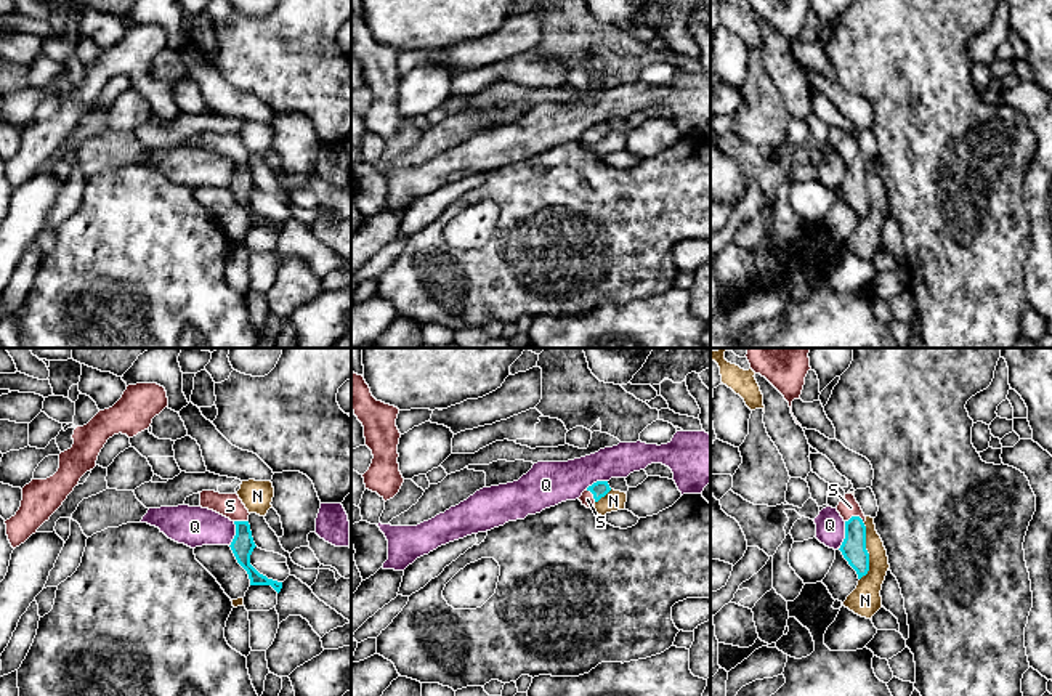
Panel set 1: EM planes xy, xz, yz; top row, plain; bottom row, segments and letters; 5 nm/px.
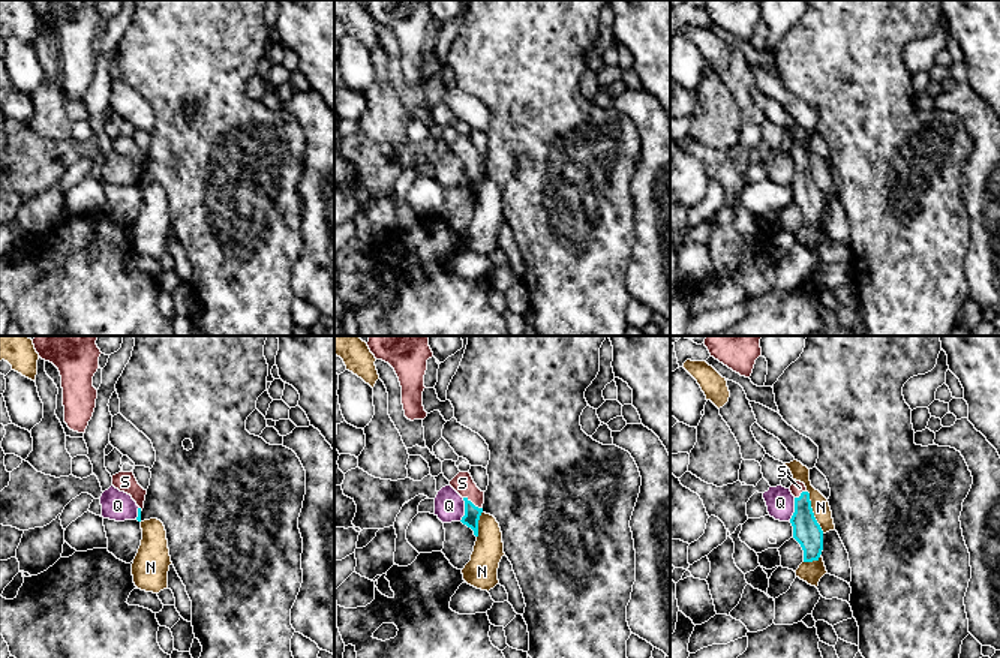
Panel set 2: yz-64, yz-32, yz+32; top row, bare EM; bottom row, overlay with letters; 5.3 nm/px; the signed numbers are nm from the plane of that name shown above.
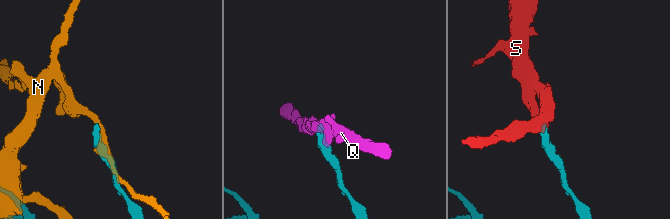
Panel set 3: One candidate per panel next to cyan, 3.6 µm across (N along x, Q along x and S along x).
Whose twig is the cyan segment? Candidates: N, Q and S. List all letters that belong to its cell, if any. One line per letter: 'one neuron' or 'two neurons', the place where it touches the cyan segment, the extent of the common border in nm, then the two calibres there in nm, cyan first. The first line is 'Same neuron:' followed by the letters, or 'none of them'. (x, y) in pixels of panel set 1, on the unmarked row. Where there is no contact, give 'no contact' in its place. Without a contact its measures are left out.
Same neuron: S
N: two neurons | yz (866, 193) | 280 nm | 130/160 nm
Q: two neurons | yz (845, 177) | 150 nm | 130/140 nm
S: one neuron | yz (853, 157) | 100 nm | 130/100 nm

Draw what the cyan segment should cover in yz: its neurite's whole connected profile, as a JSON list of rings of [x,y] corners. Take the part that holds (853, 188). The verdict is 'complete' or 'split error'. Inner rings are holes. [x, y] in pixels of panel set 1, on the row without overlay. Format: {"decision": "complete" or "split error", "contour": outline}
{"decision": "split error", "contour": [[[845,135],[839,143],[837,152],[845,162],[845,180],[840,192],[848,205],[856,212],[858,220],[869,212],[869,194],[866,191],[866,157],[853,135]]]}

